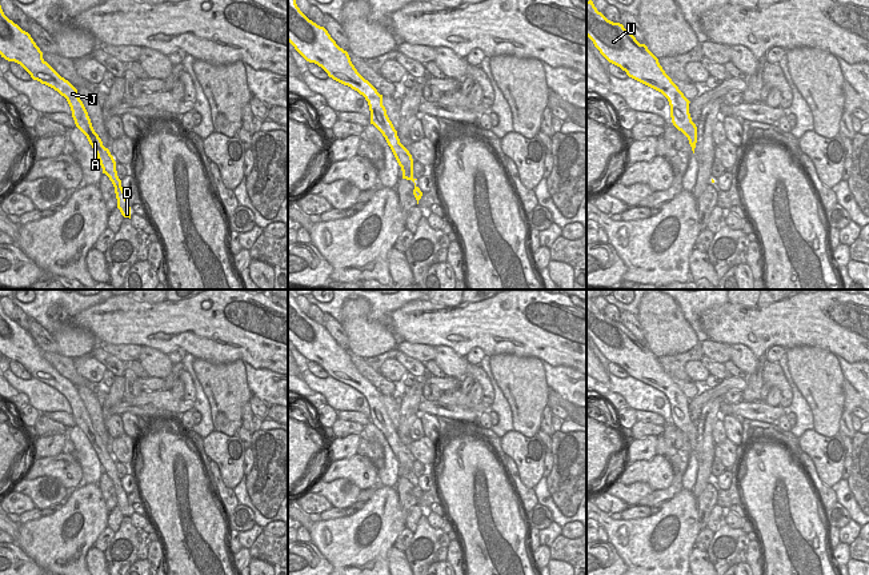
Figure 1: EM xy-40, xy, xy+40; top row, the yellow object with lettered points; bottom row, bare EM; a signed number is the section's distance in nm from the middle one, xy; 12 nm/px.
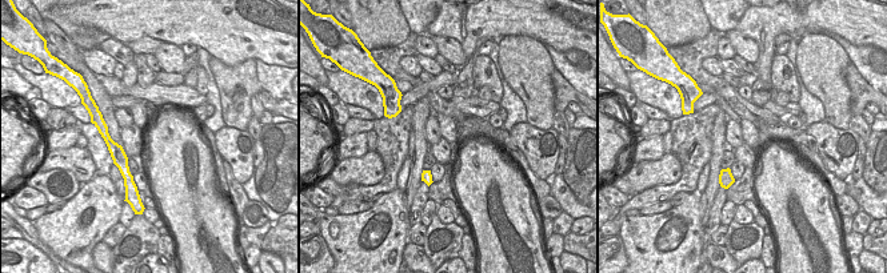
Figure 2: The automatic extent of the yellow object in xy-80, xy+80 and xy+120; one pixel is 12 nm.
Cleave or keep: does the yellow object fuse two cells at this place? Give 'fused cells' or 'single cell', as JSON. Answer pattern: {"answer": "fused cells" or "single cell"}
{"answer": "single cell"}

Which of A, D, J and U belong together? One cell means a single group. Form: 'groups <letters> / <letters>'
groups A D J U

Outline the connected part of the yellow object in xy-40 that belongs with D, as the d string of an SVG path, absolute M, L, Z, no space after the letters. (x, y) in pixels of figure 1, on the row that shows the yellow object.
M0 5L0 55L8 61L20 64L33 80L45 84L61 96L71 107L76 127L87 136L89 144L97 155L103 173L105 173L115 187L117 208L124 217L131 219L131 207L127 193L117 176L116 161L109 149L103 145L101 139L95 132L88 112L79 97L77 89L61 77L44 59L43 52L36 45L31 35L9 20Z

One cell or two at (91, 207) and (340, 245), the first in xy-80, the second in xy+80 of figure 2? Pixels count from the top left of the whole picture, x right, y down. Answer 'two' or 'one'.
one

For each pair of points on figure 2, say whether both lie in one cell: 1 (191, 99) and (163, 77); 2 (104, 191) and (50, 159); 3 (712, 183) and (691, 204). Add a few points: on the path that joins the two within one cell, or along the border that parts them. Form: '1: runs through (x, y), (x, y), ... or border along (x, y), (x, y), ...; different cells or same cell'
1: border along (155, 81), (163, 85), (183, 84); different cells
2: border along (95, 176), (80, 184); different cells
3: border along (698, 195), (702, 224), (704, 227); different cells

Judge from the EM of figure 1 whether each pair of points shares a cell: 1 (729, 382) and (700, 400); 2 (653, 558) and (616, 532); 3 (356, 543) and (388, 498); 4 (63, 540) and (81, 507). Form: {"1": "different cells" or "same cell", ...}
{"1": "same cell", "2": "same cell", "3": "same cell", "4": "same cell"}

